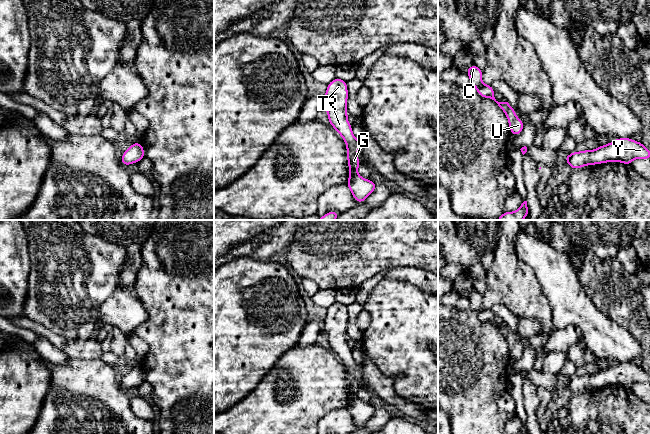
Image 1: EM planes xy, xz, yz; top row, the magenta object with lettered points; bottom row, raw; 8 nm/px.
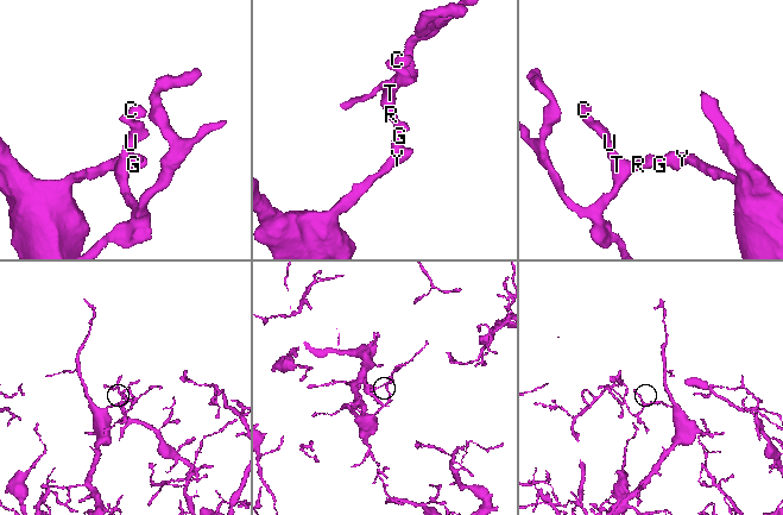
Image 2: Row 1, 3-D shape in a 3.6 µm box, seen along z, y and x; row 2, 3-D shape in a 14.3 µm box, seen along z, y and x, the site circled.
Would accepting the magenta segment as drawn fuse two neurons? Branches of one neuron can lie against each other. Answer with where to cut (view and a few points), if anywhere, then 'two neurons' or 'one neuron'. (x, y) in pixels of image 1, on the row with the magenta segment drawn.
no cut; one neuron

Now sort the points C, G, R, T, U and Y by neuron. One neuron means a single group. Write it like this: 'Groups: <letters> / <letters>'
Groups: C G R T U Y

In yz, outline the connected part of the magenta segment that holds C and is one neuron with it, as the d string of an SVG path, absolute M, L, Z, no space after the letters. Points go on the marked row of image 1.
M472 64L468 69L466 69L466 72L469 75L470 84L477 89L480 97L490 98L494 100L498 104L498 106L504 111L509 121L509 129L511 134L515 136L521 134L525 124L517 117L513 107L508 102L498 102L495 99L495 91L492 85L484 85L482 83L483 70Z

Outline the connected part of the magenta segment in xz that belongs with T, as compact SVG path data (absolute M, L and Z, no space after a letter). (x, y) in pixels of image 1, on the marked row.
M335 78L327 85L322 106L328 114L330 125L337 130L346 142L347 161L349 165L349 180L346 185L353 194L355 201L361 203L376 189L377 183L358 175L357 170L360 162L357 151L363 149L364 142L363 140L354 138L352 126L347 119L347 99L347 82L340 78Z

